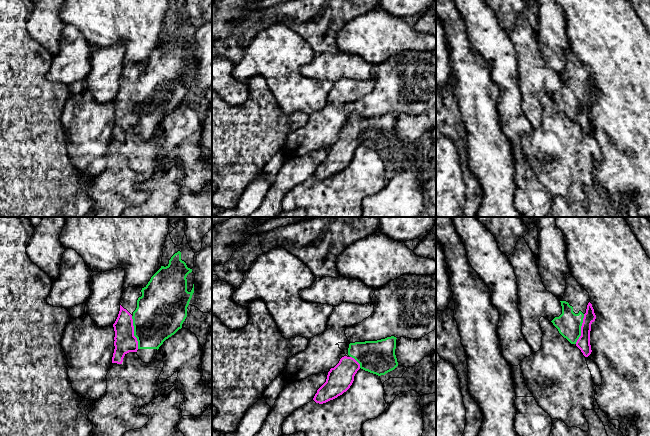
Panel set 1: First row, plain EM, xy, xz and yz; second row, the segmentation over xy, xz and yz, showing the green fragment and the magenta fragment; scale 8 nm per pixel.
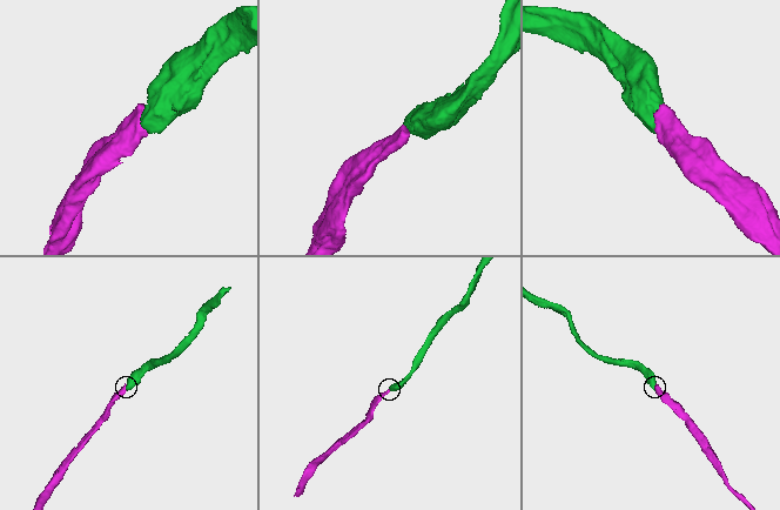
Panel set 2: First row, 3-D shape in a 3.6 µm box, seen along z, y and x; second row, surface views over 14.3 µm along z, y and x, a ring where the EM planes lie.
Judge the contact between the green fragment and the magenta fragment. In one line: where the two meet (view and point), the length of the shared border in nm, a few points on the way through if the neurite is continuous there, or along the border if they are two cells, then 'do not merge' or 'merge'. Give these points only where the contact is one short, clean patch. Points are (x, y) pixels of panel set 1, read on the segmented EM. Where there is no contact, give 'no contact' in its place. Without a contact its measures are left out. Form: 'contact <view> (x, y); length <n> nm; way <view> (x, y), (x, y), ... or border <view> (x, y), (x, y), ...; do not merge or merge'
contact xy (134, 332); length 280 nm; way xy (159, 314), (143, 330), (134, 332), (125, 341); merge

